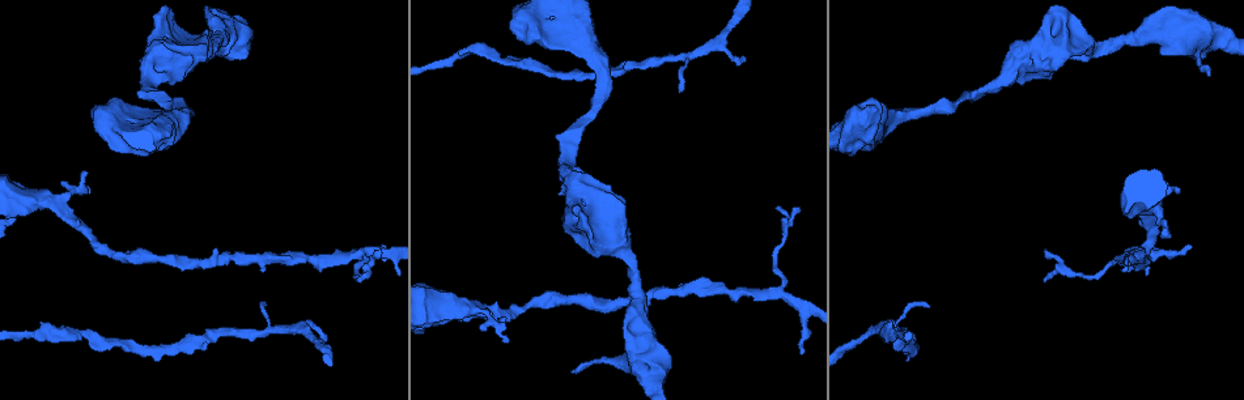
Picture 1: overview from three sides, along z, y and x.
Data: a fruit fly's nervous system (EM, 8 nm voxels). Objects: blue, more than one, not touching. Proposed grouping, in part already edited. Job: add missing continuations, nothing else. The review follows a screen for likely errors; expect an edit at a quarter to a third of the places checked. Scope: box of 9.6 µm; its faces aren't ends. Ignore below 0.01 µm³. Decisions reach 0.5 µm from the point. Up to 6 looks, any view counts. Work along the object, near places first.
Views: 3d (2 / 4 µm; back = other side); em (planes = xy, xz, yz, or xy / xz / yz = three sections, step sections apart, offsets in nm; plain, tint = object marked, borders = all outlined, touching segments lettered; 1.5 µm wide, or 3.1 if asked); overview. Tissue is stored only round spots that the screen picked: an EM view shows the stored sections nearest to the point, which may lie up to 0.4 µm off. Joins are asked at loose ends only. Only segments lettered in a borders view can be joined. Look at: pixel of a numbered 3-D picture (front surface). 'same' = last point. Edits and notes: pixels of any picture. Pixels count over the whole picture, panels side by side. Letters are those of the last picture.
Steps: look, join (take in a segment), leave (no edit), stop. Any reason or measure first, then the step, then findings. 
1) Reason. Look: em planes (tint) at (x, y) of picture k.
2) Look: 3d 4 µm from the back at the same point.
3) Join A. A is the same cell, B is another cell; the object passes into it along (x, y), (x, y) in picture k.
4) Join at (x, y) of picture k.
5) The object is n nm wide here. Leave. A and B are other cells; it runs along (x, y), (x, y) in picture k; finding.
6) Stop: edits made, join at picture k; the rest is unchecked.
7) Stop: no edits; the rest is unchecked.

Thin end. Look: em yz step 4 (borders) at (573, 372) of picture 1.

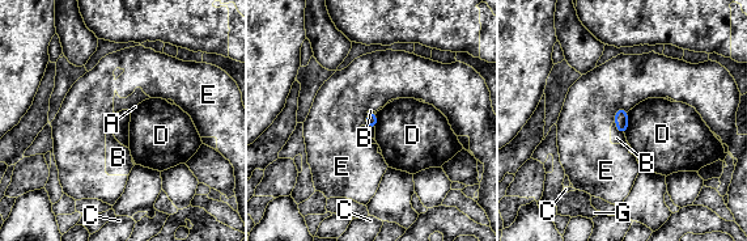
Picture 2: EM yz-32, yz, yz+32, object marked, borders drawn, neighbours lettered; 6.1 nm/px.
Leave. A, B, C, D, E and G are other cells; a border runs along (628, 111), (628, 127), (624, 134) in picture 2; none of them fits.

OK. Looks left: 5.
Branch stops here. Look: 3d 2 µm from the back at (87, 172) of picture 1.

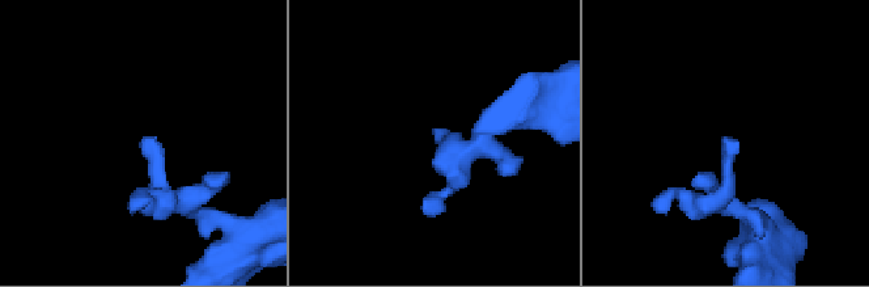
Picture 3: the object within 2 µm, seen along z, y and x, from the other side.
Look: em xy step 4 (borders) at (140, 147) of picture 3.

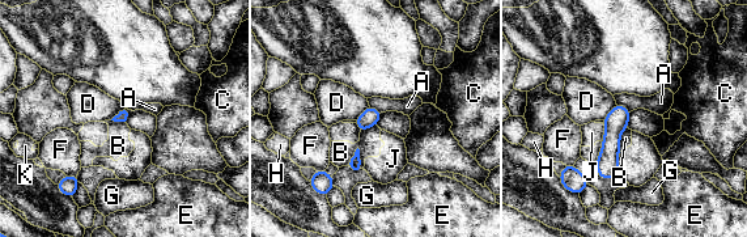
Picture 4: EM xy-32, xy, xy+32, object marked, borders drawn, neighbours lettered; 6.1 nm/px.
Leave. A, B, C, D, E, F, G, H, J and K are other cells; a border runs along (128, 113), (118, 111), (110, 119) in picture 4; no lettered segment goes on from it.

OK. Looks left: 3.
Tapers out. Look: em xy step 8 (borders) at (326, 339) of picture 1.

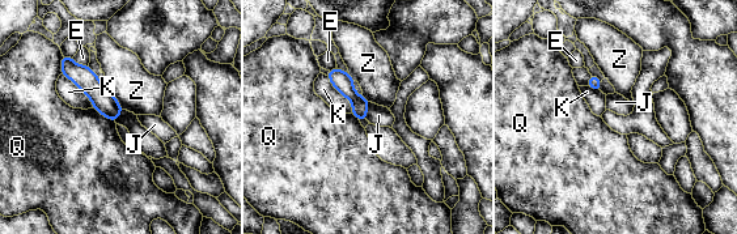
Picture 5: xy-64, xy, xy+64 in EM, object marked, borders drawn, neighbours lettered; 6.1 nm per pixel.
Leave. E, J, K, Q and Z are other cells; none of them fits.

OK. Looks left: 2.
Stop: no edits; the rest is unchecked.

